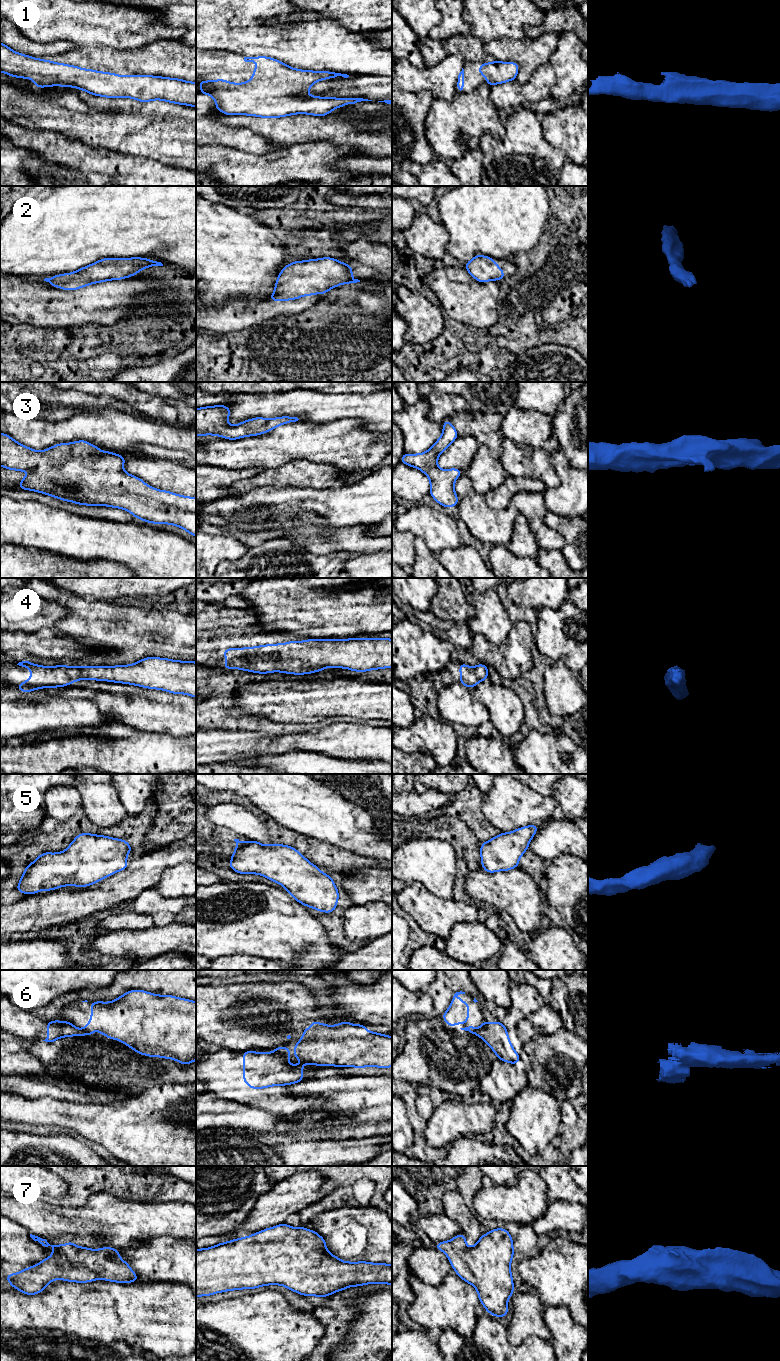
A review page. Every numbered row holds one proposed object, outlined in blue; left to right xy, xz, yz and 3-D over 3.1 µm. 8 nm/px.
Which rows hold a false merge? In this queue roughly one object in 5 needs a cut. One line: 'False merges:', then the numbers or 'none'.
False merges: 6

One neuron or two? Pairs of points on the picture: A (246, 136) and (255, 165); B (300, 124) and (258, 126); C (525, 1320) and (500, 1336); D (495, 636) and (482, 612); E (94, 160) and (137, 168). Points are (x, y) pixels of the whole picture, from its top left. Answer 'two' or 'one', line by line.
A: two
B: one
C: two
D: one
E: one

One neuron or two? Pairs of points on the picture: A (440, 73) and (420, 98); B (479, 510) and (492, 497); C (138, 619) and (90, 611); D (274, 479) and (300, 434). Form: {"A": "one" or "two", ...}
{"A": "two", "B": "two", "C": "one", "D": "two"}

